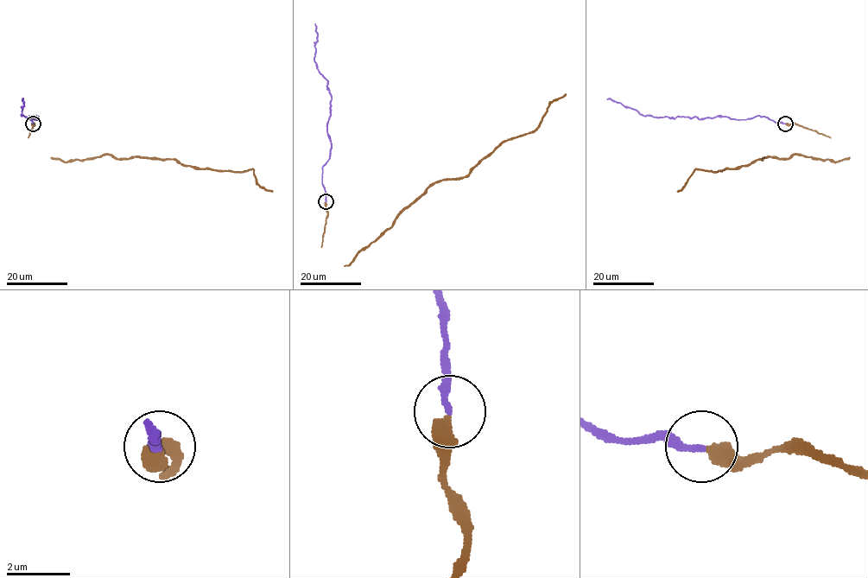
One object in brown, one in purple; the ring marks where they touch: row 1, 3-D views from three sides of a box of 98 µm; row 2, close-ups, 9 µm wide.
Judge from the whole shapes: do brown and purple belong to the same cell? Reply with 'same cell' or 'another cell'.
same cell

